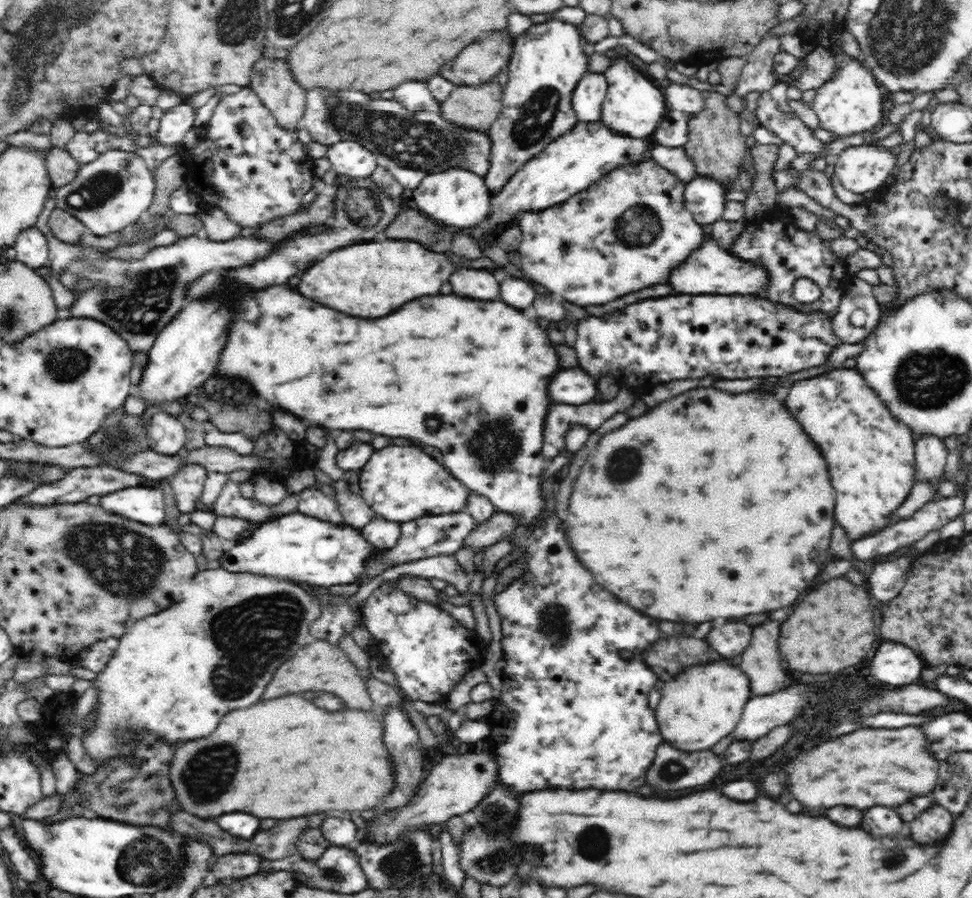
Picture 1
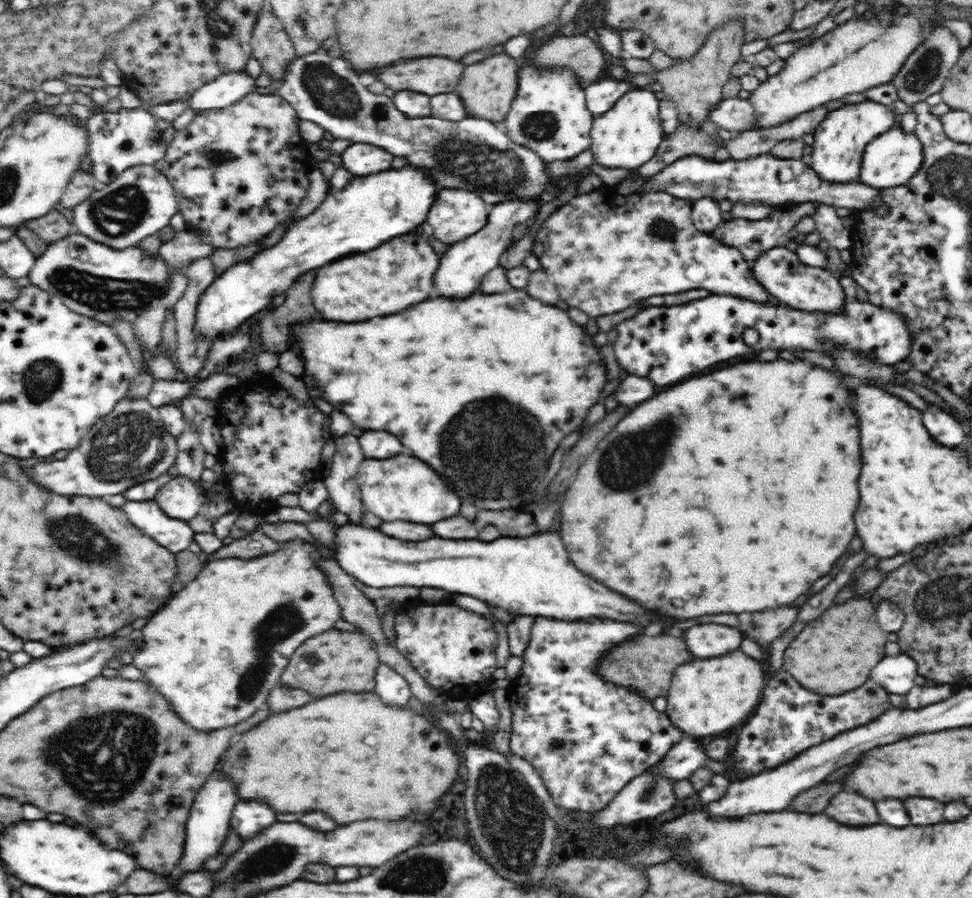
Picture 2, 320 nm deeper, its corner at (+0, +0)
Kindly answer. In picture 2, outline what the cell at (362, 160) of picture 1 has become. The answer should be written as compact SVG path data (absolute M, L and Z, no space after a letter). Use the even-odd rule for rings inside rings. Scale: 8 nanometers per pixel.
M356 143L342 154L345 169L358 177L376 174L391 168L394 158L380 146Z

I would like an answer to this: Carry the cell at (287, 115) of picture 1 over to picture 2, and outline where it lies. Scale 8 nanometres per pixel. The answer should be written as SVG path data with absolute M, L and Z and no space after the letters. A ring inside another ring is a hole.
M267 4L256 18L251 49L253 57L262 65L262 72L268 72L273 81L282 81L287 66L297 57L284 25Z

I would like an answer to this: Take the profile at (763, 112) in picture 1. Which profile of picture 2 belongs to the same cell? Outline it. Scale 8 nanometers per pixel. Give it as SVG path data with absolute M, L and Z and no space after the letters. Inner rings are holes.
M740 97L723 99L710 110L710 115L708 119L718 128L722 127L734 135L755 128L754 113L748 99Z

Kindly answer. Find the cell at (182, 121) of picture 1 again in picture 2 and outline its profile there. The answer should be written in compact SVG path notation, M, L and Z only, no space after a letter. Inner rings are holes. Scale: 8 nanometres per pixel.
M245 69L232 70L198 87L189 98L190 106L199 113L210 108L232 106L247 94L256 93L255 79Z

